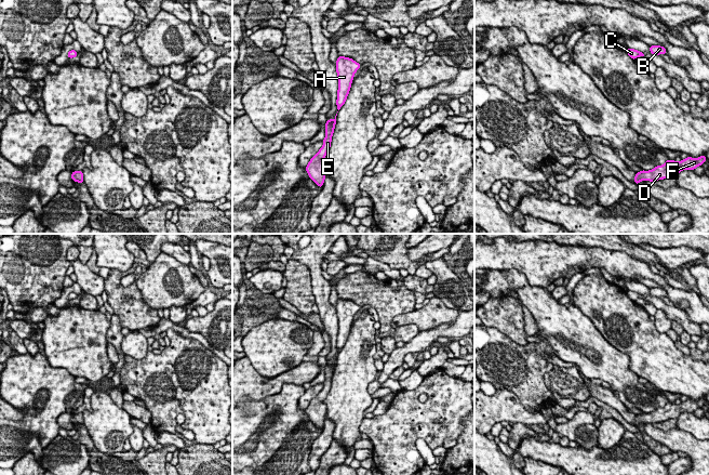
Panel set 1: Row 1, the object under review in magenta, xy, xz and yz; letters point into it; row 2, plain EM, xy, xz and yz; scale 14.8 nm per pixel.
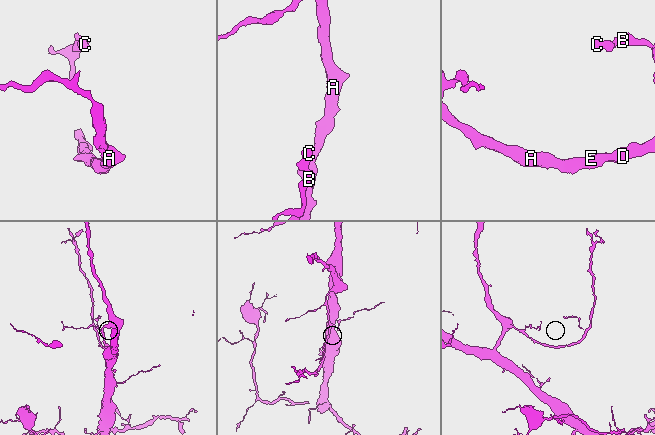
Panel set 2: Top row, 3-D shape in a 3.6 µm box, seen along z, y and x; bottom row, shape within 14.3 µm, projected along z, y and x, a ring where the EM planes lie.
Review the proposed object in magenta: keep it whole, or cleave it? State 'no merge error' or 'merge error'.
no merge error

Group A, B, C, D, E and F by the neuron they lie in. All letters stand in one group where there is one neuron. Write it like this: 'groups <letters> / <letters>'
groups A B C D E F

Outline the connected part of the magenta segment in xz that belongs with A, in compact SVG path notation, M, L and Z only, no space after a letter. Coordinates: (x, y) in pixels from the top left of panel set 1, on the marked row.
M338 56L336 62L336 71L338 76L338 91L337 91L337 109L346 102L351 82L356 71L361 67L361 64L354 62L352 58Z

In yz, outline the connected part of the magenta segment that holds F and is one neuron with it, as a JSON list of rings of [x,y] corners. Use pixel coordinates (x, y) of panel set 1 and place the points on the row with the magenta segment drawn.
[[[705,155],[699,158],[691,158],[687,157],[680,162],[675,162],[674,160],[667,160],[664,166],[657,166],[656,168],[641,172],[637,172],[634,176],[634,183],[638,185],[640,181],[657,181],[667,179],[672,175],[678,175],[682,170],[691,170],[693,171],[698,166],[701,166],[706,161]]]

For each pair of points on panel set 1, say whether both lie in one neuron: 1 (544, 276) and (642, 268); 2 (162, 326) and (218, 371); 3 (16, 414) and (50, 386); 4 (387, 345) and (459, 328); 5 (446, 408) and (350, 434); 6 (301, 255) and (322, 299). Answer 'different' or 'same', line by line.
1: same
2: different
3: different
4: different
5: different
6: same

